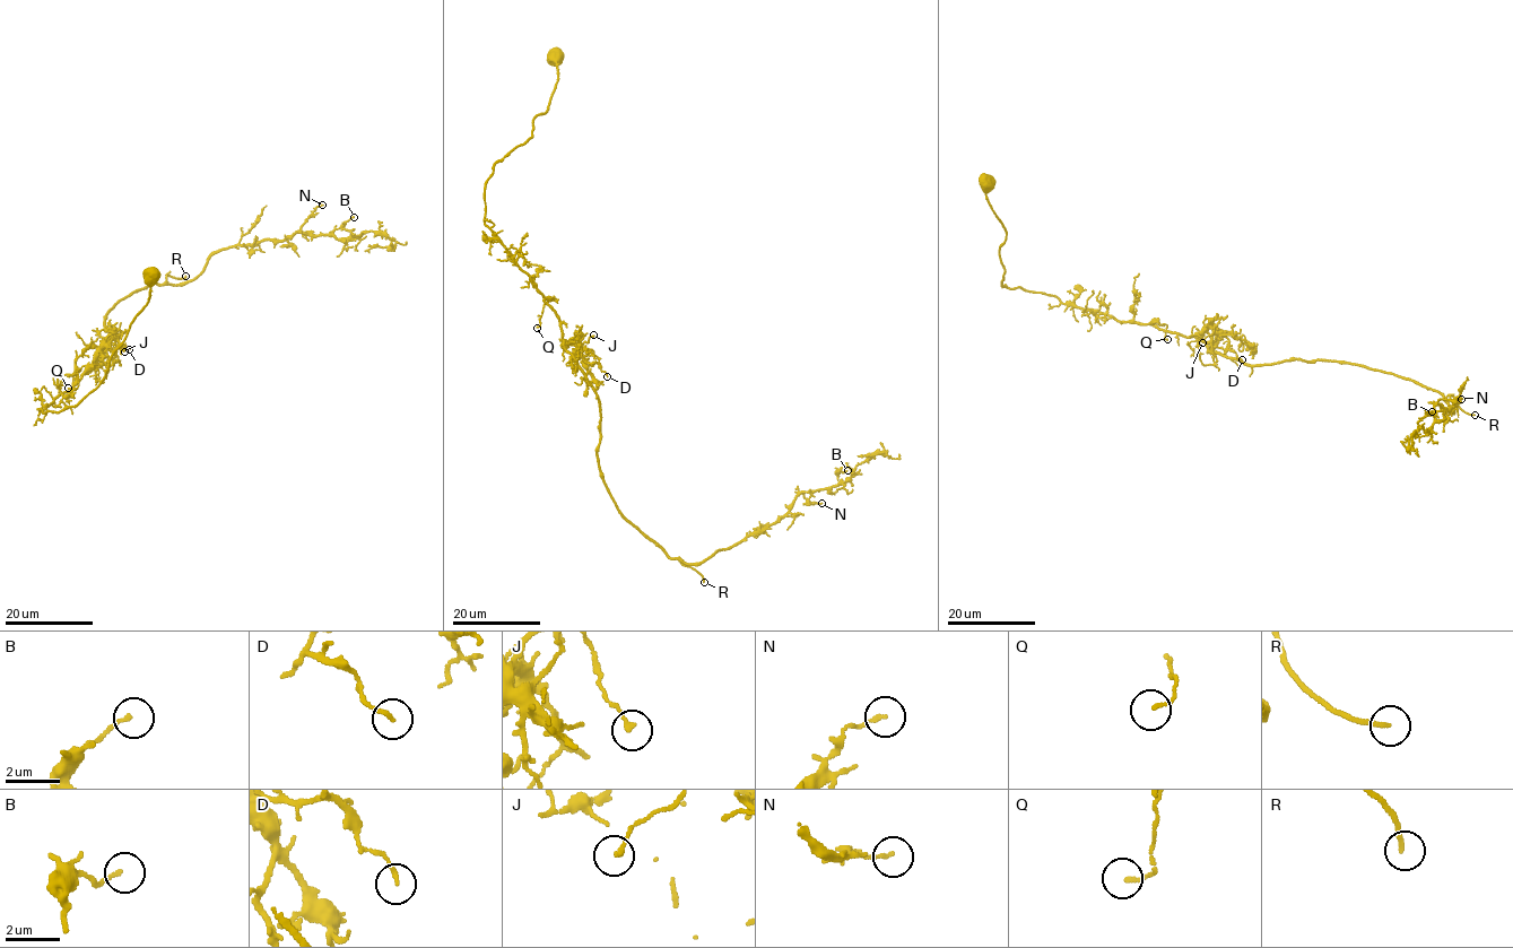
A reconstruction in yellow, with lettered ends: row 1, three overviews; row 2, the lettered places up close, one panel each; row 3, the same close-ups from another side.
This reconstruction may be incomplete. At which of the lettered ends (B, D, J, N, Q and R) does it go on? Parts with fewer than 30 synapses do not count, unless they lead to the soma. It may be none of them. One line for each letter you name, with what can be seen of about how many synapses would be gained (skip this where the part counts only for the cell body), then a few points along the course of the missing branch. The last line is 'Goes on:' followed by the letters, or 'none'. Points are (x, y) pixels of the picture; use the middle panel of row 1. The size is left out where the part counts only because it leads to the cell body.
R: Roughly 60 synapses
Goes on: R

